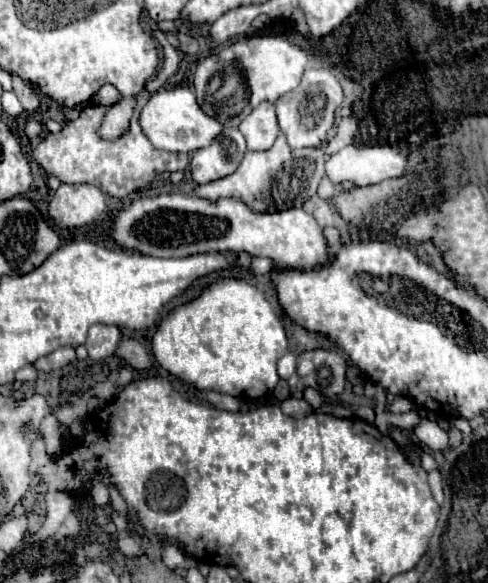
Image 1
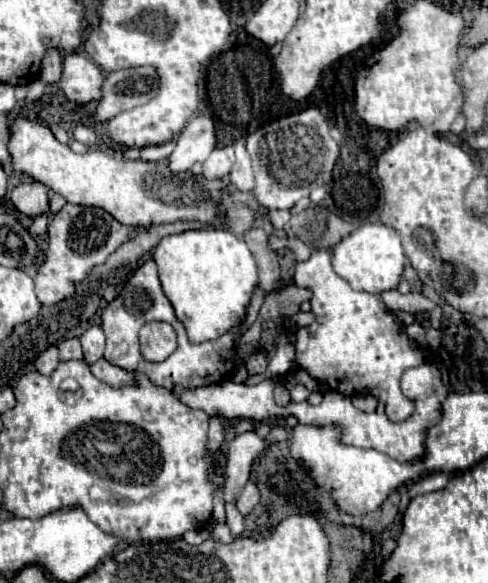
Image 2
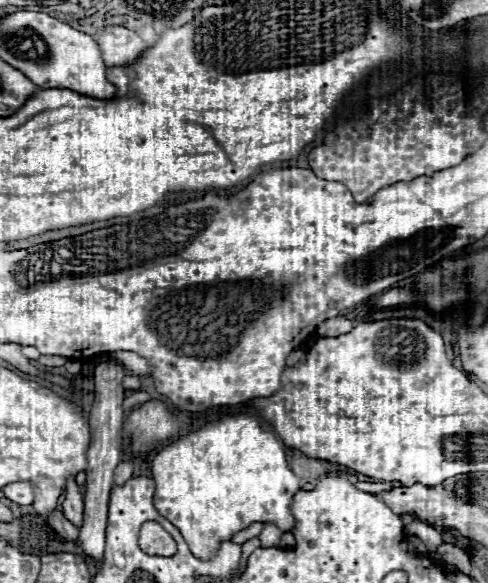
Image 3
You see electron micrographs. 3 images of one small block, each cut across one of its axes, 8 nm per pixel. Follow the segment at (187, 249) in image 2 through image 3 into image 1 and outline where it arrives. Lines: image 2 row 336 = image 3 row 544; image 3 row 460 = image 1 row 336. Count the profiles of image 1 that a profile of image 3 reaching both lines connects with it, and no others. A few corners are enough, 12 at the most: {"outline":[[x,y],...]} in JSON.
{"outline":[[218,278],[152,352],[198,390],[262,398],[288,340],[262,290]]}

